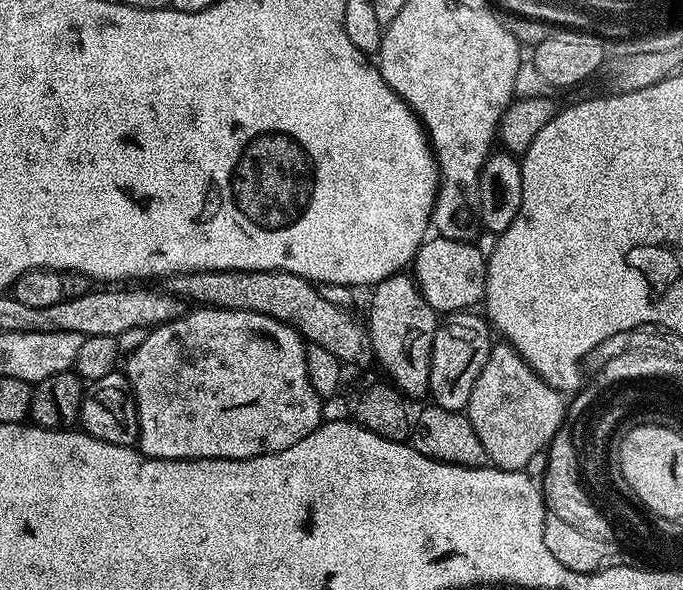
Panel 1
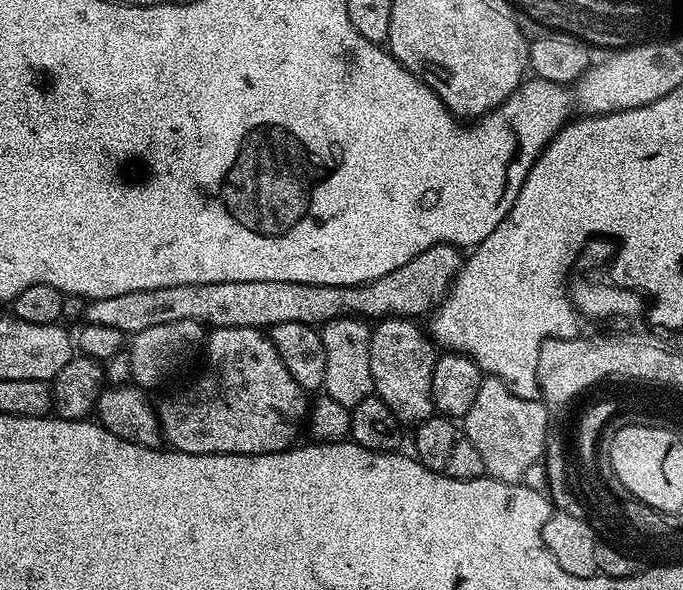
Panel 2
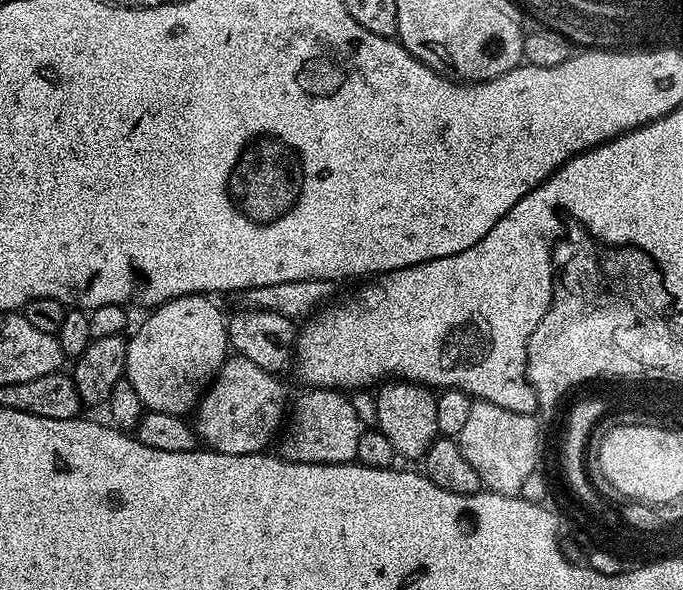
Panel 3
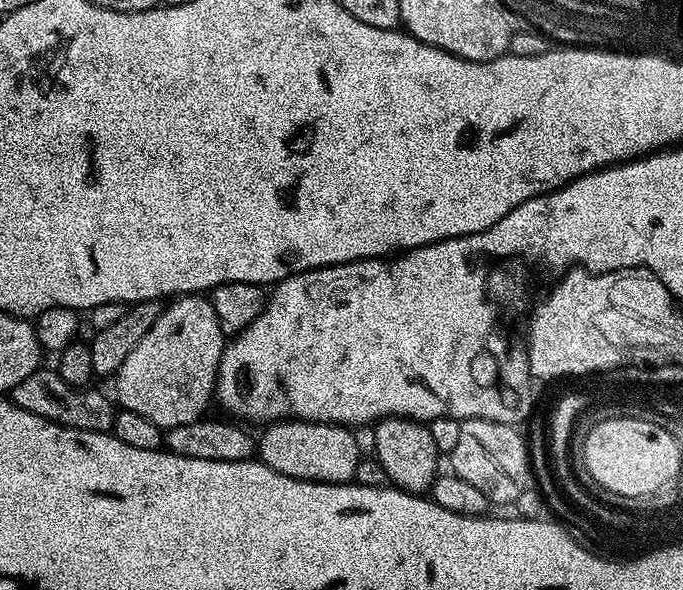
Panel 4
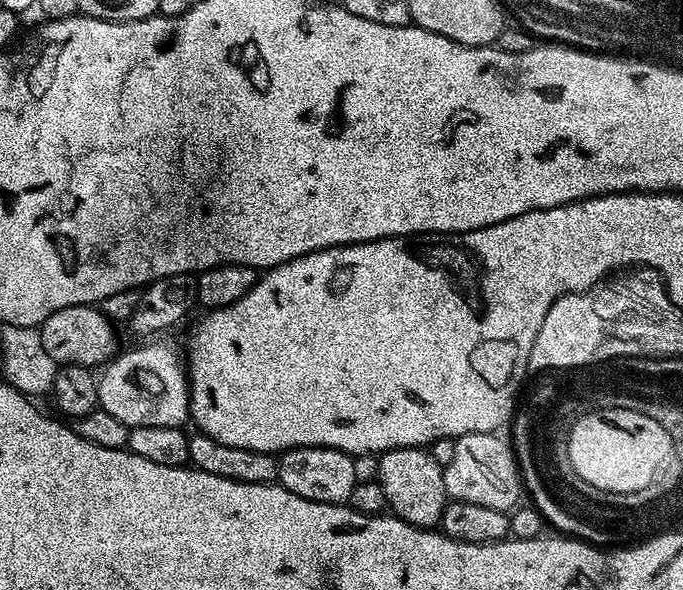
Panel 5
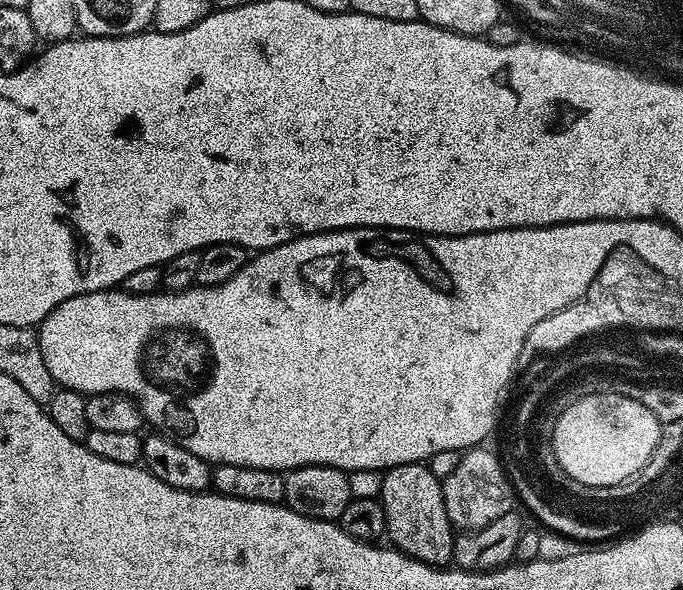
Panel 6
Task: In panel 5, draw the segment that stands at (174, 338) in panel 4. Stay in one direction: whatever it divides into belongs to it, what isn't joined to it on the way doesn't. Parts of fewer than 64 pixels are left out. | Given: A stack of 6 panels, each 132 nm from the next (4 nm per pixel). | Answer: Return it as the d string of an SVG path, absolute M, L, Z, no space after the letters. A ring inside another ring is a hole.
M162 340L145 344L148 345L134 348L128 352L121 351L101 371L103 374L100 374L97 379L99 409L113 415L118 422L122 422L130 430L141 428L142 426L181 427L187 423L191 415L189 410L187 369L185 368L181 353L179 356L174 347L162 343Z

